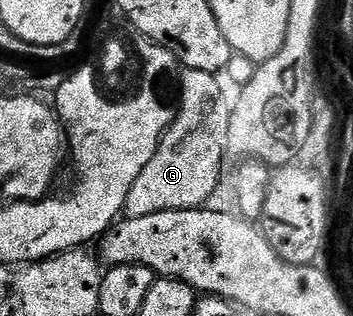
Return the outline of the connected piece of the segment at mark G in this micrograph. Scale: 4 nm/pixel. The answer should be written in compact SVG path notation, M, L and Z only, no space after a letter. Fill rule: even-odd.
M184 70L181 75L181 90L177 95L175 120L170 129L159 142L157 153L153 153L153 161L141 169L141 177L133 181L133 189L129 189L129 197L123 206L126 218L149 217L149 213L162 211L190 211L204 206L203 203L219 187L222 177L223 159L227 155L227 138L229 137L229 121L231 120L232 100L227 100L218 78L209 73Z

